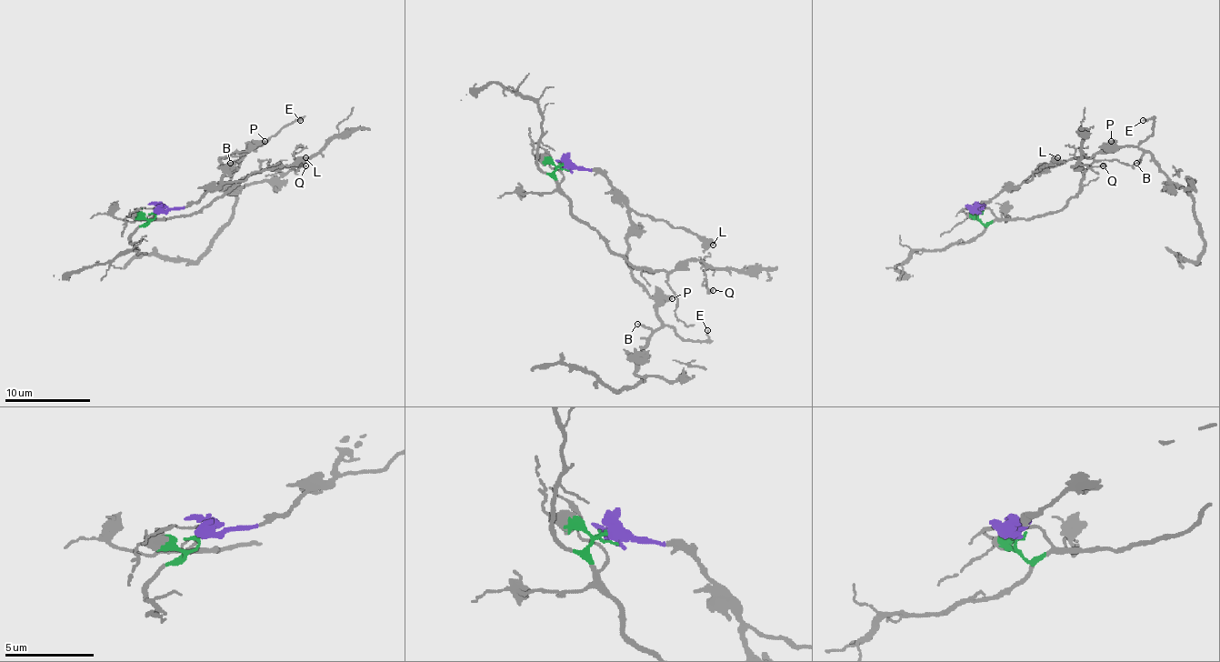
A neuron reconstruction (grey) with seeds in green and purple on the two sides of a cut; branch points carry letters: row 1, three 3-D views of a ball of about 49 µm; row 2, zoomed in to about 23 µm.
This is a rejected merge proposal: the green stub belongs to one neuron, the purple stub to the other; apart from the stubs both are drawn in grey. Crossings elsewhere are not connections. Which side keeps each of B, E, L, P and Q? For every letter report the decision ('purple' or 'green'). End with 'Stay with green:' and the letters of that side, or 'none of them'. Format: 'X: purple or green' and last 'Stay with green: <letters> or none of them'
B: purple
E: purple
L: purple
P: purple
Q: green
Stay with green: Q

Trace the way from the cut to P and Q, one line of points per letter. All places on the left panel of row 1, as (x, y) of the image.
P: (157, 211), (189, 206), (209, 189), (213, 189), (224, 176), (220, 159), (245, 148), (254, 148), (264, 140)
Q: (155, 211), (153, 219), (146, 224), (151, 219), (198, 213), (250, 175), (263, 172), (267, 168), (305, 165)

